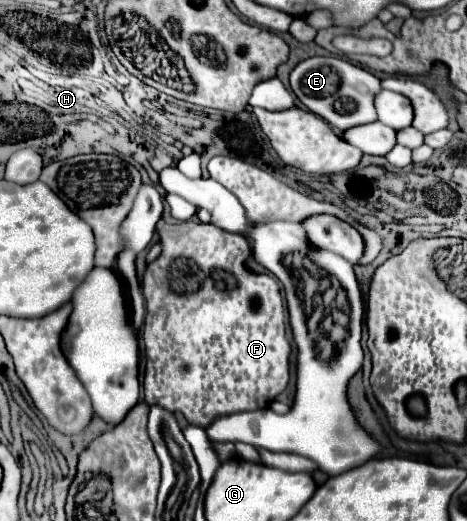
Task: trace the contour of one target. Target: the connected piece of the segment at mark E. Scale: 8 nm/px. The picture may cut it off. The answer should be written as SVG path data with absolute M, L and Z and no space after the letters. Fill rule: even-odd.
M314 56L314 58L302 60L290 74L290 86L292 86L292 92L298 96L298 100L308 110L312 110L314 114L324 118L330 126L334 126L342 132L352 126L370 124L370 122L378 120L378 114L374 108L374 98L382 90L380 78L376 78L368 70L364 70L348 60L342 60L338 56ZM342 100L352 100L354 110L336 108L336 102L342 102Z

